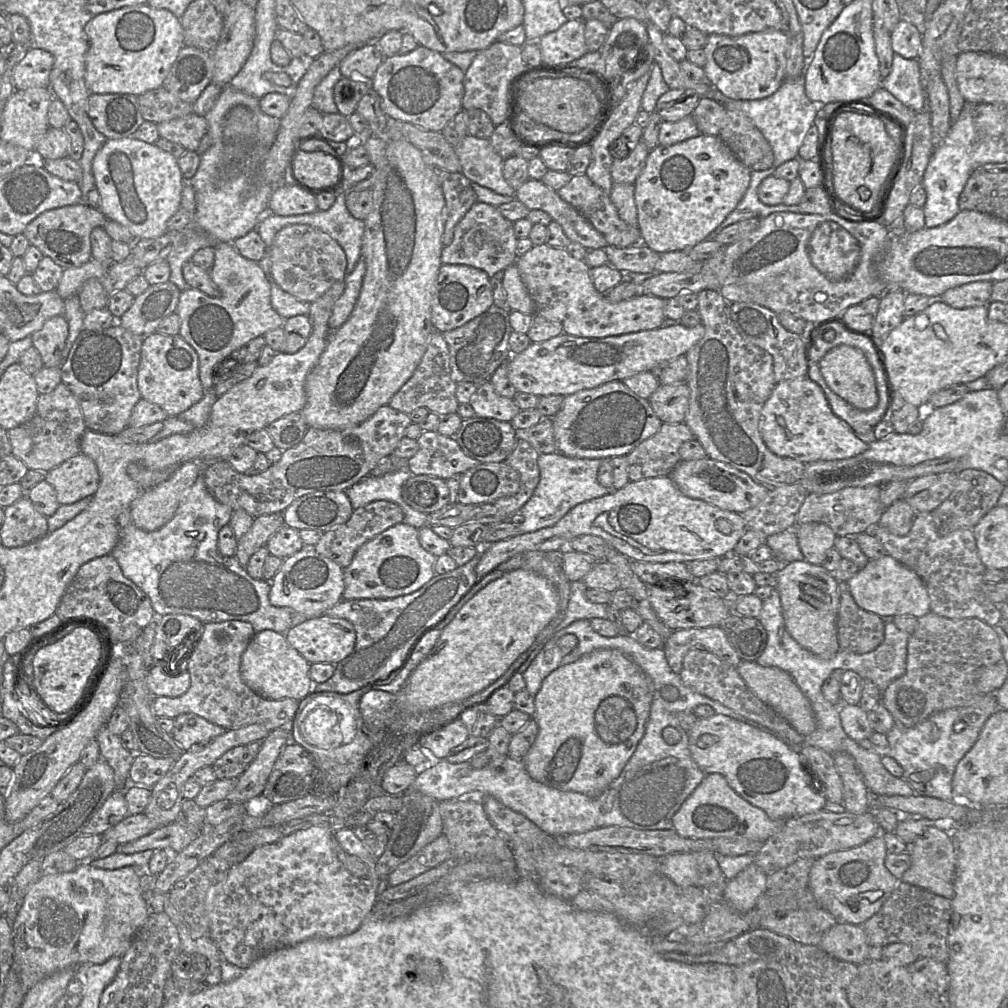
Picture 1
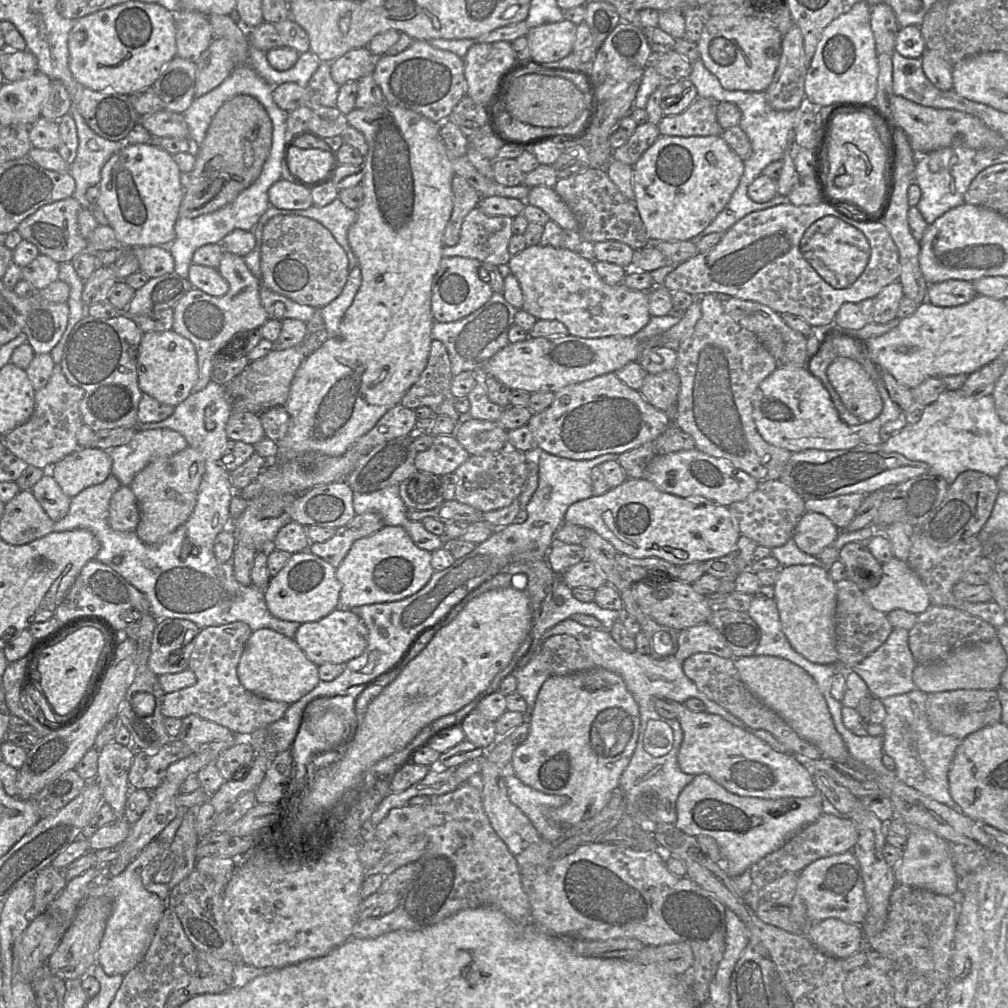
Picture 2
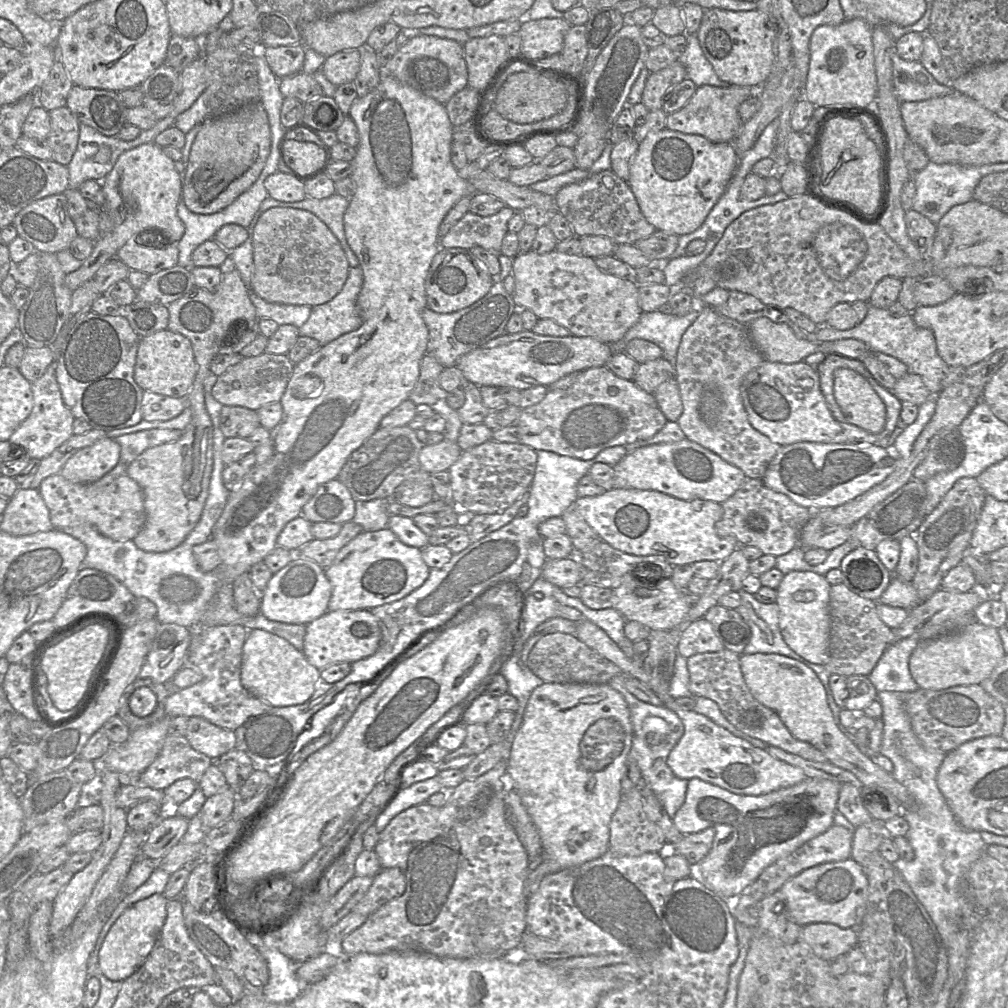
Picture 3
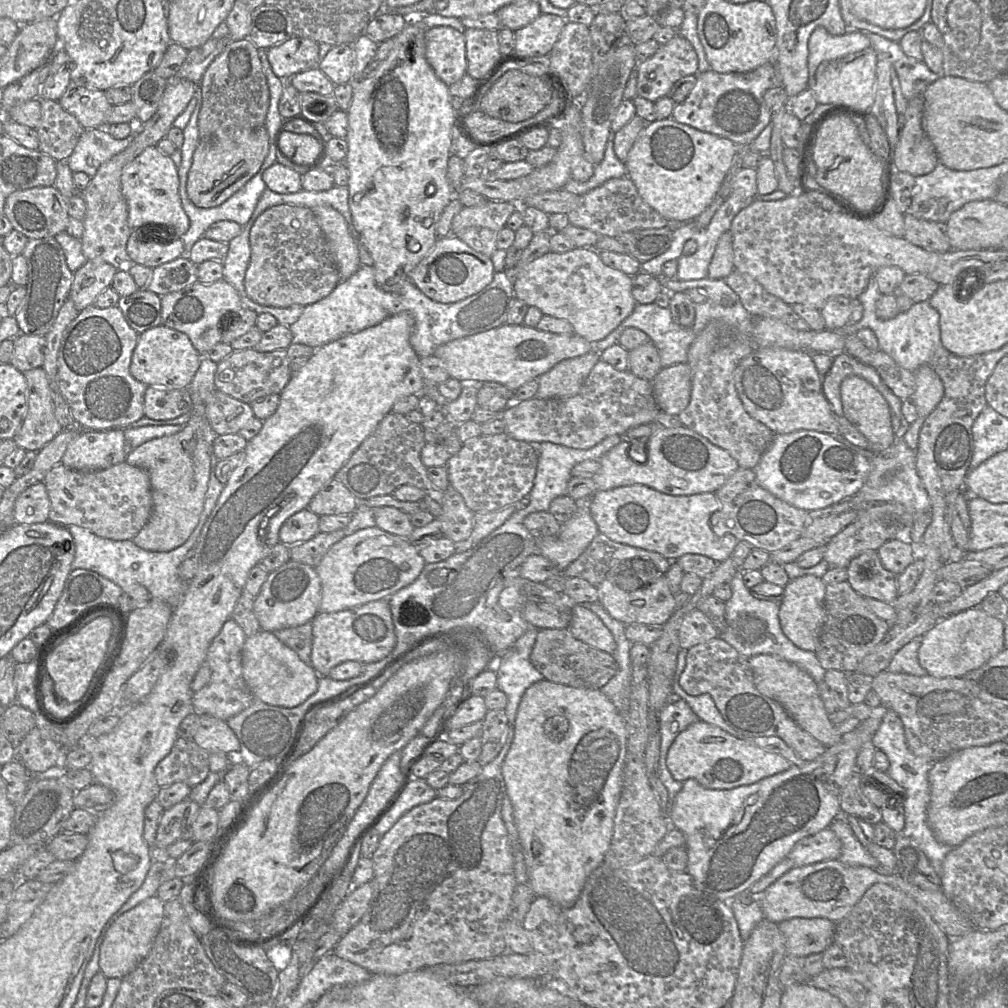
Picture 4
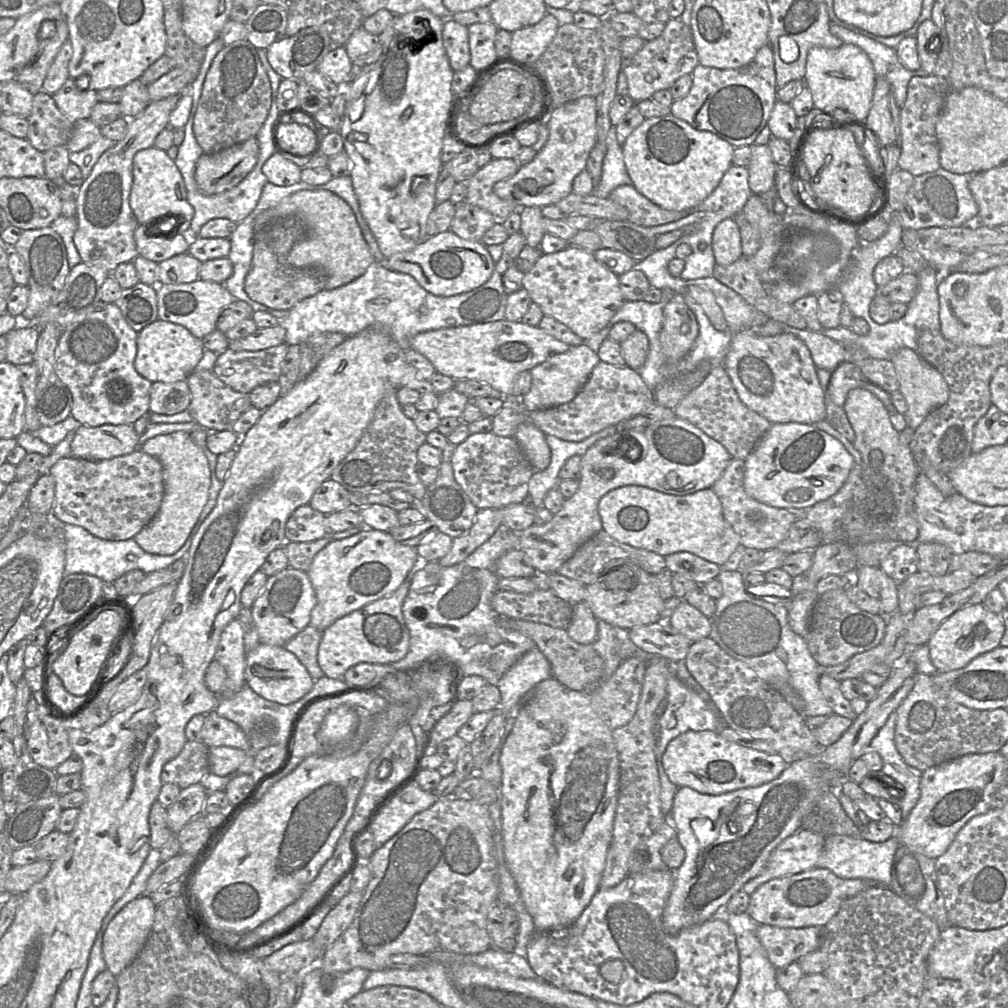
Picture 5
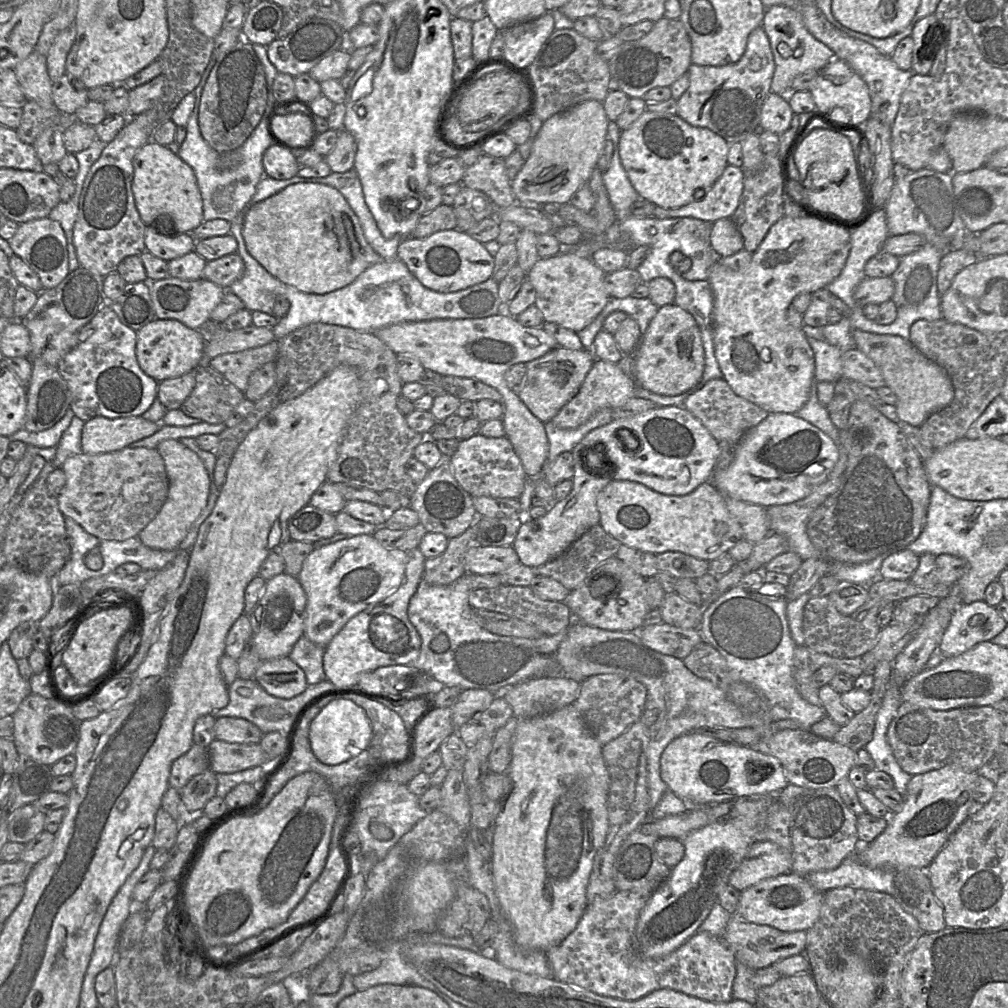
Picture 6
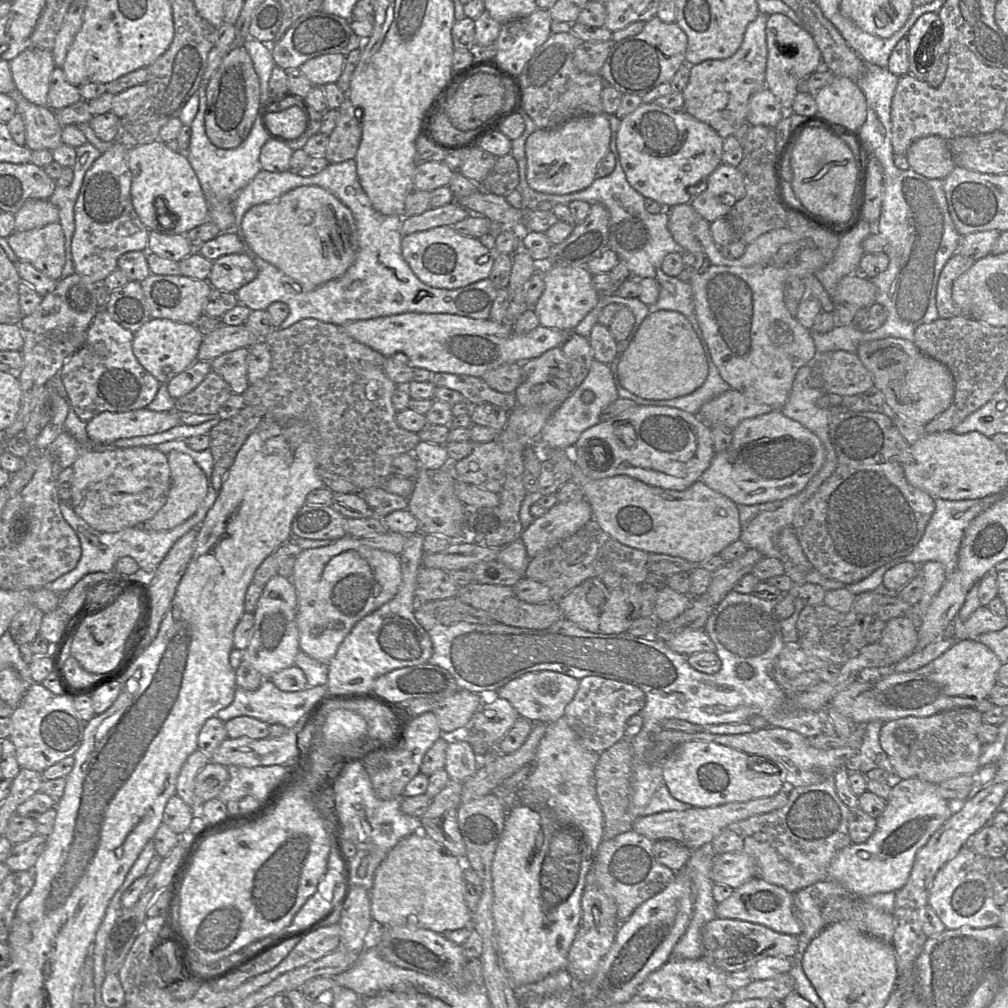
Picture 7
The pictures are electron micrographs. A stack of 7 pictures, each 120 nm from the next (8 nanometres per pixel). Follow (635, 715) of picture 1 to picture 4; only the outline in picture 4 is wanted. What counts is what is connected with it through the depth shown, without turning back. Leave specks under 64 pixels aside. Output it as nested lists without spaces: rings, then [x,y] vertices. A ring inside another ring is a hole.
[[[544,678],[532,684],[525,691],[517,708],[514,737],[502,764],[502,774],[506,785],[506,794],[509,796],[513,806],[514,820],[523,850],[528,883],[535,896],[546,897],[559,907],[570,908],[579,898],[589,874],[604,863],[605,854],[610,847],[614,833],[614,818],[622,793],[626,758],[627,728],[625,717],[600,689],[575,688],[551,682]]]

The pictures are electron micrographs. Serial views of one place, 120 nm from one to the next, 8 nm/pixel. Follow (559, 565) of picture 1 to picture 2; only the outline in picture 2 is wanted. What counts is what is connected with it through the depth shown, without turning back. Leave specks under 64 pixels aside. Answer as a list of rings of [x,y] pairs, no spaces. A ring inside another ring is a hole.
[[[546,559],[533,562],[514,562],[496,574],[489,580],[483,582],[476,589],[471,591],[465,598],[455,605],[448,615],[441,621],[440,625],[449,624],[473,598],[484,592],[514,587],[525,590],[530,599],[532,611],[532,626],[540,615],[542,601],[550,592],[552,585],[559,575],[555,574]]]

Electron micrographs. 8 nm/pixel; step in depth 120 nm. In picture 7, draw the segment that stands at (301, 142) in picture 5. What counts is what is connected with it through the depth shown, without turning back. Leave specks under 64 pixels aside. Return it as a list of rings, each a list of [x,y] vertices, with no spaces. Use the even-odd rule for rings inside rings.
[[[293,104],[280,112],[267,112],[264,120],[269,130],[288,140],[300,137],[306,128],[306,117],[302,109]]]

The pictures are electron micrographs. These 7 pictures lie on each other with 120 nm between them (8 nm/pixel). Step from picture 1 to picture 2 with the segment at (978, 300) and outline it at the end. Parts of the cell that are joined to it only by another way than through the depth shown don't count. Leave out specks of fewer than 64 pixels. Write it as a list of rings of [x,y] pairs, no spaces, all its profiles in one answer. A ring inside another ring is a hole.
[[[949,279],[928,285],[927,300],[940,307],[953,307],[971,301],[977,292],[971,281]]]

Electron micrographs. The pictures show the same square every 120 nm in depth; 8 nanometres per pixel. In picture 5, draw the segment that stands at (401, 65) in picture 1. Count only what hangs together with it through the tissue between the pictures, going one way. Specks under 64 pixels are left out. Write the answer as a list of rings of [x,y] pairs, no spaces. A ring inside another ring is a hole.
[[[443,20],[442,40],[453,71],[461,70],[470,63],[467,26],[455,20]]]

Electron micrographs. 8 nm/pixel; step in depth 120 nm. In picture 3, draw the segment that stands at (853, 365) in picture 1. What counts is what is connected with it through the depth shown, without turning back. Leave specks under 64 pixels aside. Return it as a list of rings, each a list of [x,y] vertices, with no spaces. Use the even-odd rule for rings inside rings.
[[[849,368],[835,370],[834,394],[851,424],[874,434],[884,429],[886,406],[860,373]]]

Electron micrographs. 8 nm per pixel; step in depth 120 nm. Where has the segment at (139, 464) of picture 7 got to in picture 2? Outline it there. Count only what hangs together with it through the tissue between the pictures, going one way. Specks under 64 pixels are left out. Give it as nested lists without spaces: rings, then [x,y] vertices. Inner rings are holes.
[[[49,472],[44,473],[31,491],[53,522],[57,522],[67,515],[71,498],[62,491]],[[121,485],[110,500],[109,526],[119,532],[133,532],[140,520],[136,497],[130,486]]]

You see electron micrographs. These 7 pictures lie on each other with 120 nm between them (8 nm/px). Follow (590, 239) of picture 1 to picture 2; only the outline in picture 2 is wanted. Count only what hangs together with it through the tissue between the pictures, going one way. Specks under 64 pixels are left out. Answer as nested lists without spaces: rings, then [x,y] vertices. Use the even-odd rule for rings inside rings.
[[[535,186],[530,188],[527,204],[542,209],[562,229],[578,231],[578,222],[567,206],[553,188]]]

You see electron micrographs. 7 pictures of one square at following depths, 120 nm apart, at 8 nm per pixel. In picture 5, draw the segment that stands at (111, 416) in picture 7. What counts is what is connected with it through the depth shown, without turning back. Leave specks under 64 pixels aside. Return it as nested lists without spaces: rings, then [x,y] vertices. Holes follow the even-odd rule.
[[[132,424],[81,425],[75,431],[70,455],[92,461],[112,459],[139,449],[139,438]]]

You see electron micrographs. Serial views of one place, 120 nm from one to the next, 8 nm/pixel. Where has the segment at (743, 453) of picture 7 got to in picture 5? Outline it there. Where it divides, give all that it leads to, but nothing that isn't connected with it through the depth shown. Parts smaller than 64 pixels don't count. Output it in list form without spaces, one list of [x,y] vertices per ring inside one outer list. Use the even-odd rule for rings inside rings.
[[[798,422],[789,423],[771,423],[770,429],[763,435],[760,441],[757,443],[753,451],[744,460],[745,474],[744,474],[744,489],[745,492],[753,499],[767,504],[772,507],[785,508],[785,509],[805,509],[813,506],[817,502],[828,499],[838,492],[847,480],[850,471],[854,465],[854,458],[846,450],[841,442],[827,434],[826,432],[818,429],[815,425],[803,424]]]

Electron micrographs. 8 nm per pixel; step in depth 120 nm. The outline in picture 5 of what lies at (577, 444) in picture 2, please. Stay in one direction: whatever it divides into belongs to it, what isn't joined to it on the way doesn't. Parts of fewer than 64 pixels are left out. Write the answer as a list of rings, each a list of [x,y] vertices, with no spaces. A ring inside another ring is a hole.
[[[600,361],[594,367],[584,387],[570,402],[547,409],[530,411],[526,410],[521,405],[520,399],[519,405],[505,405],[492,417],[492,432],[497,436],[514,437],[517,428],[521,423],[531,423],[545,435],[552,435],[565,441],[580,442],[609,426],[622,424],[624,421],[632,417],[643,415],[643,413],[655,403],[654,391],[647,386],[637,370],[633,370],[627,365],[614,366]]]

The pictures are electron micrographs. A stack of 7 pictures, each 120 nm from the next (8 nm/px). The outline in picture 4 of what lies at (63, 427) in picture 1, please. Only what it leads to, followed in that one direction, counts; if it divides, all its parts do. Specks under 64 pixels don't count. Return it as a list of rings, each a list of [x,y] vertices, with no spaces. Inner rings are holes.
[[[42,367],[25,372],[28,410],[13,440],[17,447],[38,452],[53,440],[63,427],[55,417],[49,381]]]

